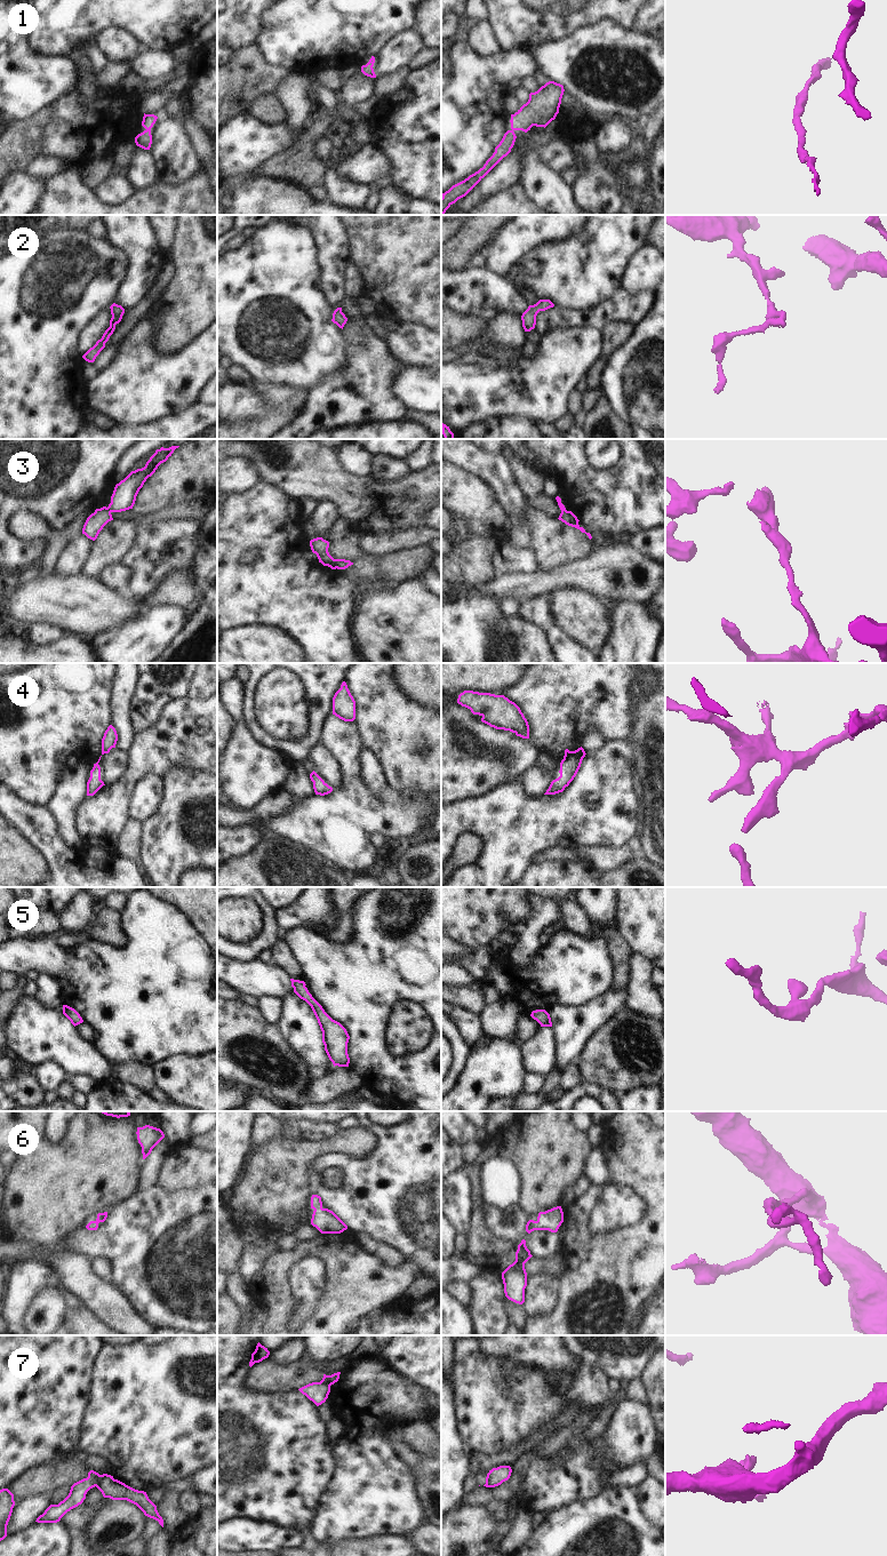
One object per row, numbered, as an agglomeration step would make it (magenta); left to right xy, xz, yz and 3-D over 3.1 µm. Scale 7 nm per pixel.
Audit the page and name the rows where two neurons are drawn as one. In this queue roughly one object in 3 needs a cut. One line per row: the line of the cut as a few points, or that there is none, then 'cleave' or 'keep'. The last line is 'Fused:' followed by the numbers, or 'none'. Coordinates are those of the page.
1: no cut; keep
2: no cut; keep
3: cut in xz along (334, 559), (336, 567); cleave
4: no cut; keep
5: no cut; keep
6: no cut; keep
7: cut in xy along (98, 1474), (95, 1477), (95, 1485); cleave
Fused: 3, 7

